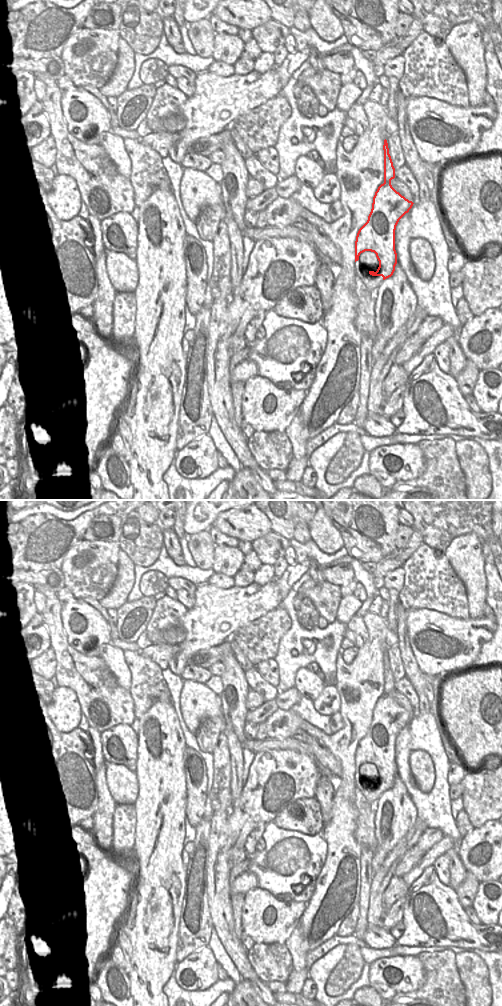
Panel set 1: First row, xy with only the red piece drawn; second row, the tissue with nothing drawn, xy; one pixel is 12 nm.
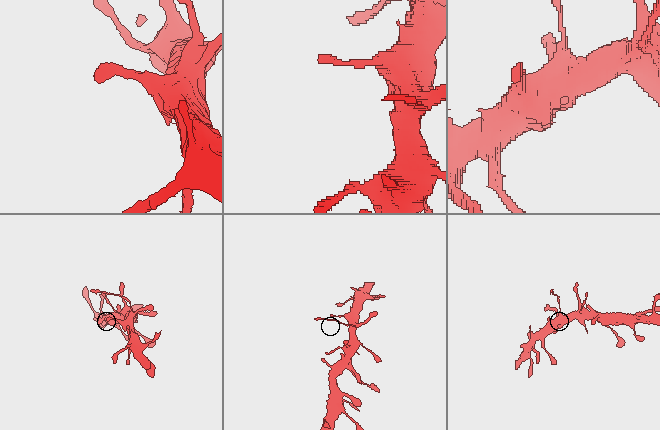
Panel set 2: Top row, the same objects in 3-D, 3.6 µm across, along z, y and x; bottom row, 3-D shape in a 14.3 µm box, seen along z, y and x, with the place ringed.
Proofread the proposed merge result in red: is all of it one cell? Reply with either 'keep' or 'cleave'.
cleave

